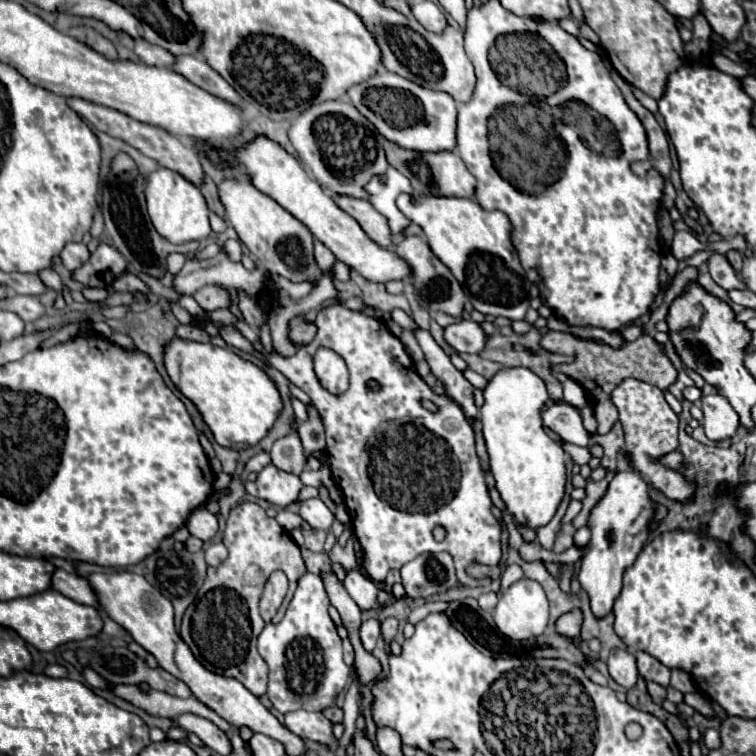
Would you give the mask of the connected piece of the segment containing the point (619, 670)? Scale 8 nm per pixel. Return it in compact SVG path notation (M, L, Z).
M612 650L610 658L608 658L608 672L620 686L632 688L638 680L634 654L626 652L626 650Z

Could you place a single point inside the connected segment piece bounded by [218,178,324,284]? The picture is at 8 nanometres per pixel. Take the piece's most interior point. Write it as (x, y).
(281, 243)

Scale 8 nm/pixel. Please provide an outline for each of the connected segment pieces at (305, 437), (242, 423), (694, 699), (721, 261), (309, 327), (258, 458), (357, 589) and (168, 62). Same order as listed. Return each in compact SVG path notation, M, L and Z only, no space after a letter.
M306 404L306 406L308 406L308 420L298 426L298 434L300 434L304 454L306 454L306 460L308 460L312 452L324 450L324 426L320 422L318 410L312 404Z
M172 338L164 346L164 366L174 386L198 408L214 440L230 450L258 444L272 428L282 402L264 370L242 360L230 348Z
M684 694L684 702L686 702L688 706L692 706L696 712L700 712L700 714L704 714L704 716L708 716L708 718L714 716L712 706L710 706L708 700L704 700L700 694Z
M712 254L708 258L708 266L710 266L710 274L712 274L712 278L718 286L722 286L726 290L744 290L744 288L748 288L744 284L744 280L740 278L740 274L728 262L726 254Z
M296 316L290 322L290 340L294 344L308 344L314 336L316 336L316 326L314 324L306 324L304 316Z
M260 450L258 454L254 454L254 456L246 462L241 479L245 480L249 473L260 472L266 464L270 464L270 454L264 452L264 450Z
M350 570L346 574L344 588L348 590L350 598L360 606L360 610L372 610L372 608L376 608L376 604L378 604L378 588L360 570Z
M136 40L134 52L138 54L140 60L144 60L150 66L166 66L166 68L170 68L178 60L178 56L172 56L172 52L160 48L156 44L148 44L146 40Z

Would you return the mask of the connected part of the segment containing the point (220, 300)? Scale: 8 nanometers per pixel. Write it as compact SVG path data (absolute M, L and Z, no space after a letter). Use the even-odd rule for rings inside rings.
M204 286L194 294L194 300L206 310L220 310L220 308L230 308L230 292L224 288L216 288L212 286Z

